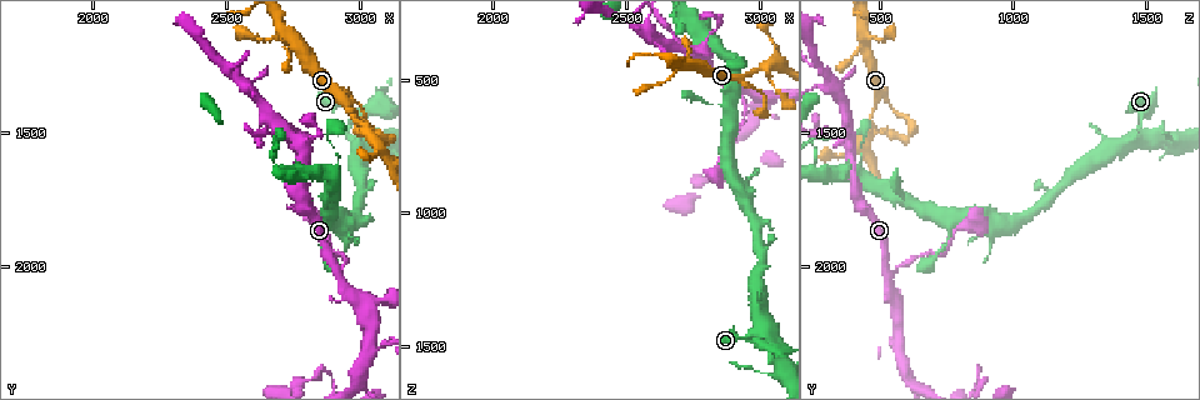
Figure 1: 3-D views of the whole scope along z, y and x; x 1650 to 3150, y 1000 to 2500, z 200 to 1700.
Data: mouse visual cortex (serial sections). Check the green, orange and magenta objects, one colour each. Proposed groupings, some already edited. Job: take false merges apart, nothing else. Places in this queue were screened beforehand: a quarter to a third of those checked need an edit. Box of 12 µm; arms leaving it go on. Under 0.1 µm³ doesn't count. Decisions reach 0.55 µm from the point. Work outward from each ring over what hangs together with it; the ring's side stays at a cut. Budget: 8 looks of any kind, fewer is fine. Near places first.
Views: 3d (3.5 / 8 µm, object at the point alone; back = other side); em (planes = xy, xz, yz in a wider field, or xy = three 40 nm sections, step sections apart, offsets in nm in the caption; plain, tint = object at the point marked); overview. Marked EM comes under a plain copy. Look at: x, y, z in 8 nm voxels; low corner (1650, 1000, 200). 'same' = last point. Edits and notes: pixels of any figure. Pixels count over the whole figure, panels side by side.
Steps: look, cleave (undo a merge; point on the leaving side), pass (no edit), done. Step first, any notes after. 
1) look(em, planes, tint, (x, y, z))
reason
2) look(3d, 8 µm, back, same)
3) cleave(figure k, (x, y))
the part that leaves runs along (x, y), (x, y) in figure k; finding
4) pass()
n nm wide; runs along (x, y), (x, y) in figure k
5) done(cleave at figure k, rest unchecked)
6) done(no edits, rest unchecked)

look(3d, 3.5 µm, (2930, 2040, 540))
side arm on a straight run

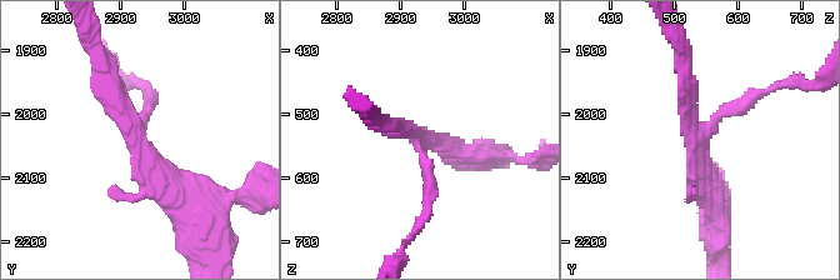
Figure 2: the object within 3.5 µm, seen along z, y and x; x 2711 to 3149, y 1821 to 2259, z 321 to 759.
look(em, planes, tint, (2925, 2035, 535))
3 arms; arms of 150, 250, 300 nm; shape alone is not enough

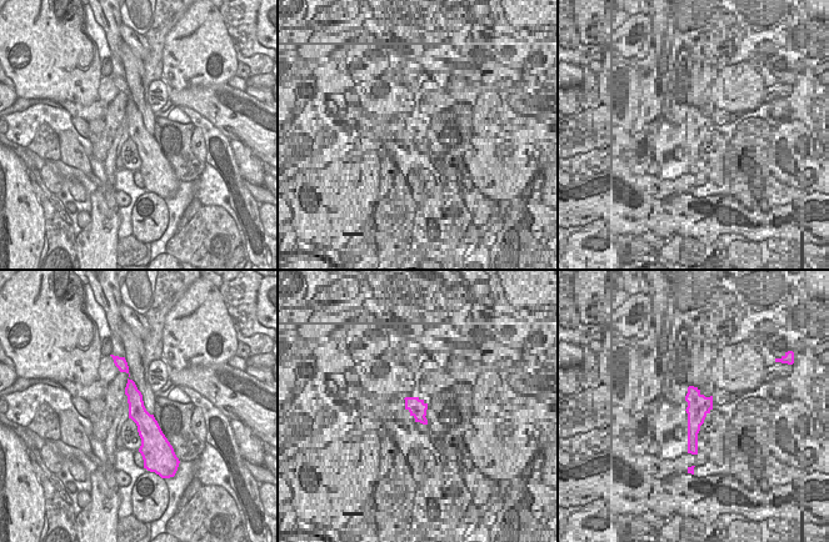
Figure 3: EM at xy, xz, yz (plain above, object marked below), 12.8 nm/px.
pass()
runs along (130, 384), (146, 423), (146, 448) in figure 3; all the same cell

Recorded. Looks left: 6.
look(3d, 3.5 µm, (3030, 1490, 450))

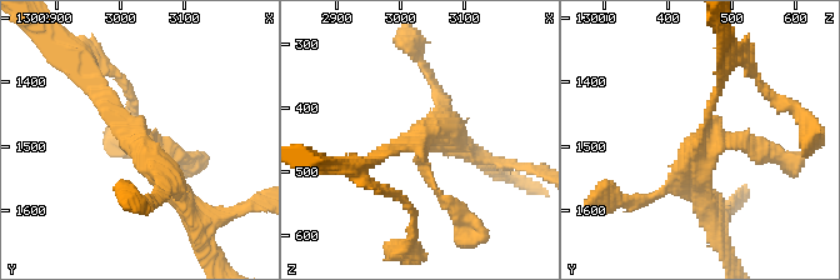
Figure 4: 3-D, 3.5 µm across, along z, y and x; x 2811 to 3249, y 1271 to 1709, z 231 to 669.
pass()
continuous, no second cell

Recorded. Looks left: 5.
look(3d, 8 µm, (3020, 1500, 1460))
three-way junction

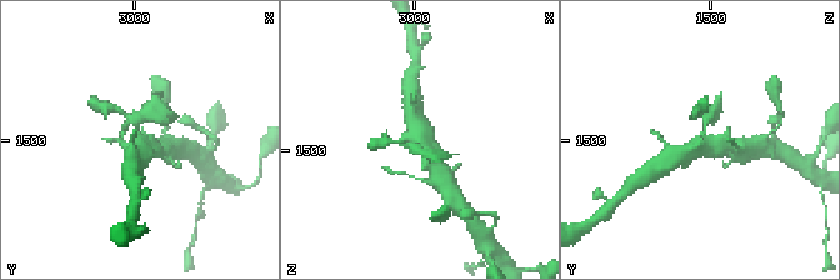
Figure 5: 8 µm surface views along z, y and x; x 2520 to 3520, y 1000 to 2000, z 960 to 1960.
look(3d, 3.5 µm, (3030, 1500, 1460))

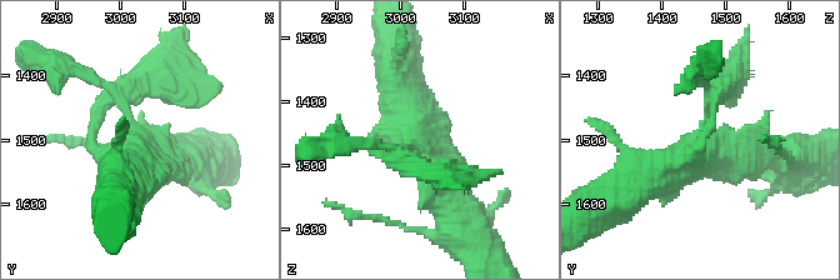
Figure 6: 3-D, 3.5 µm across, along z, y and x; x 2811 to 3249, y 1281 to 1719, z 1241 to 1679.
pass()
runs along (704, 79), (704, 140), (640, 183) in figure 6; all the same cell

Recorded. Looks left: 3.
done(no edits, rest unchecked)

